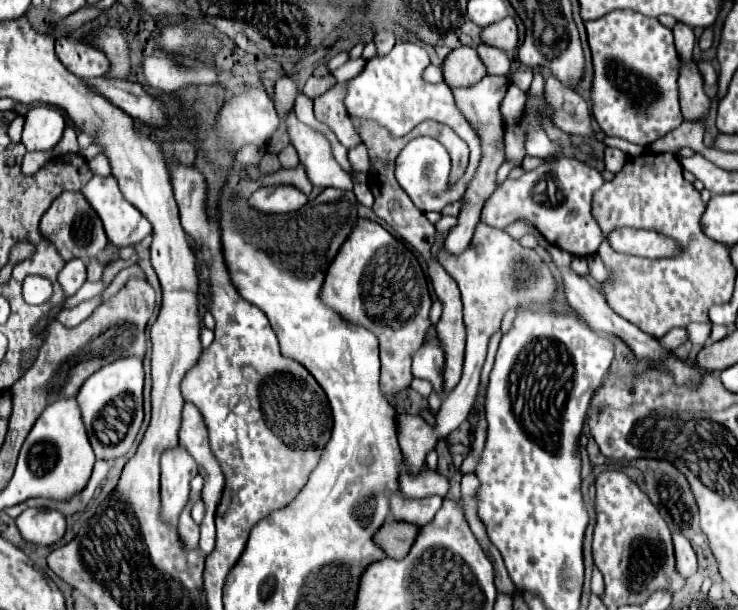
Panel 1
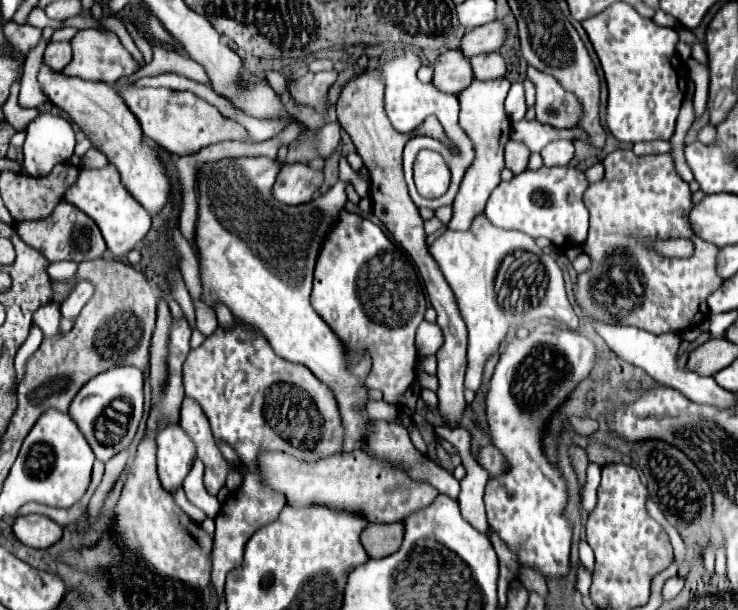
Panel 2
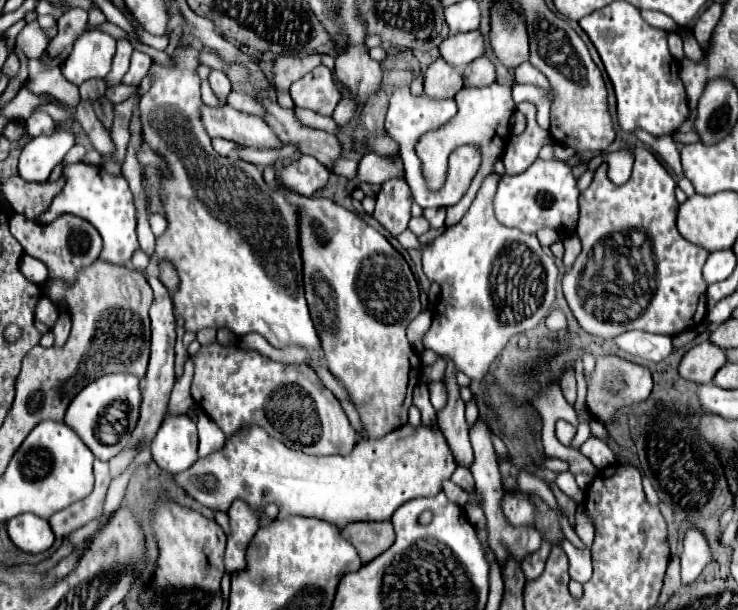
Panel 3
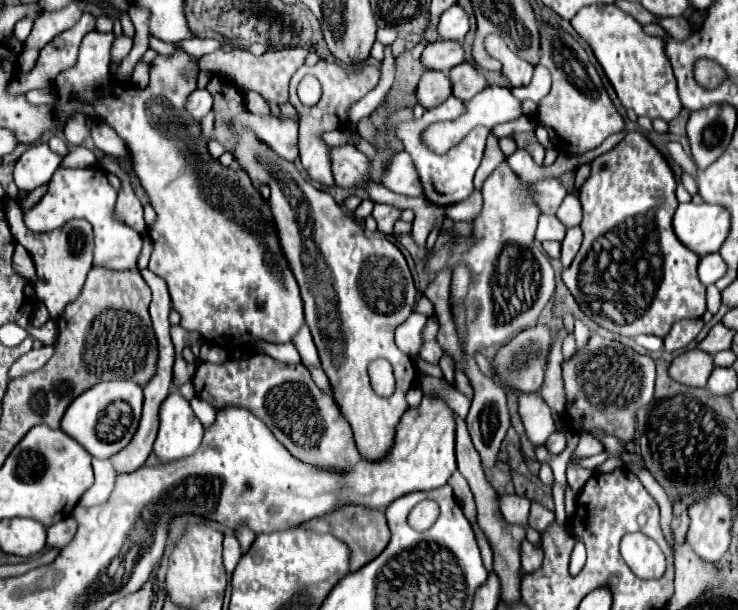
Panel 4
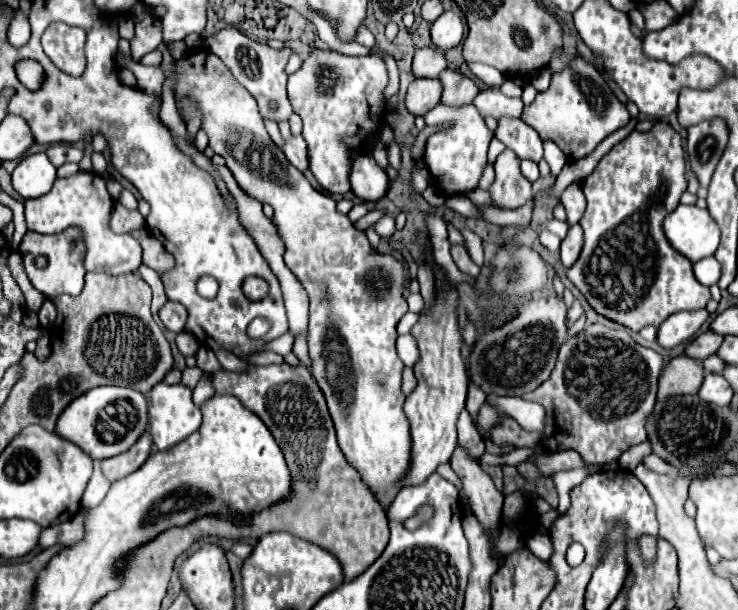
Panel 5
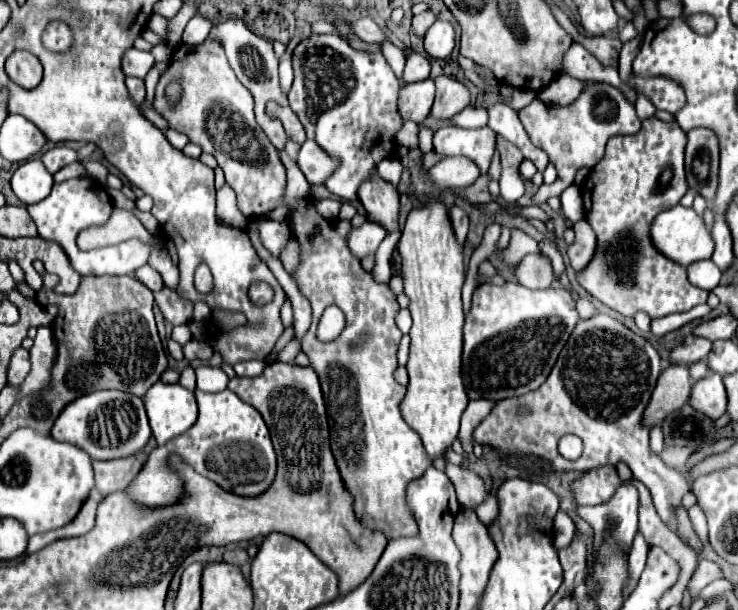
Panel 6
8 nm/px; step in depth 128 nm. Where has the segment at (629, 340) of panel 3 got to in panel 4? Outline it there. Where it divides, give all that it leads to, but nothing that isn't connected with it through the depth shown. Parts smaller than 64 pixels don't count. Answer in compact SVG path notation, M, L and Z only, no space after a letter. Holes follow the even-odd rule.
M642 334L642 336L634 336L634 342L650 352L660 352L664 350L664 342L662 338L656 338L656 336L648 336L648 334Z

